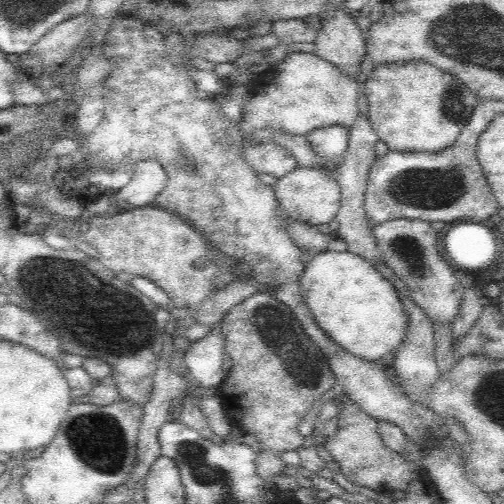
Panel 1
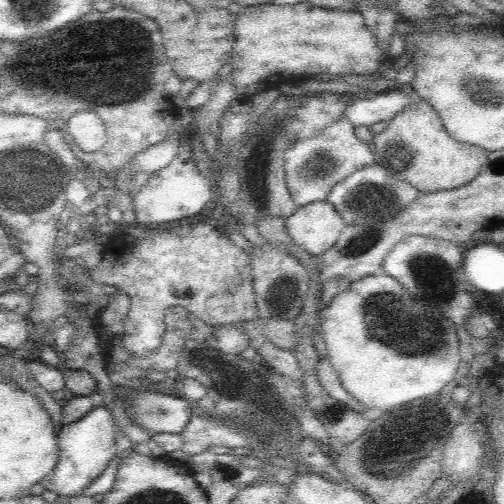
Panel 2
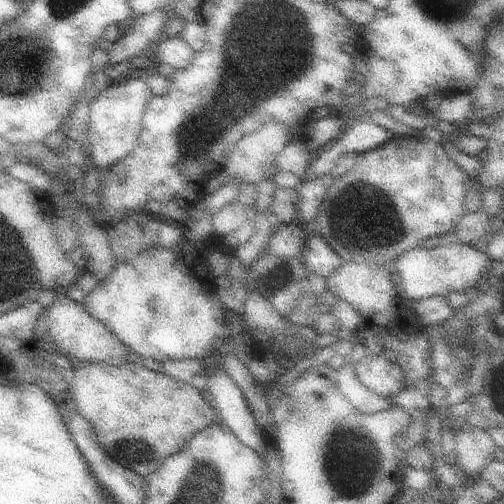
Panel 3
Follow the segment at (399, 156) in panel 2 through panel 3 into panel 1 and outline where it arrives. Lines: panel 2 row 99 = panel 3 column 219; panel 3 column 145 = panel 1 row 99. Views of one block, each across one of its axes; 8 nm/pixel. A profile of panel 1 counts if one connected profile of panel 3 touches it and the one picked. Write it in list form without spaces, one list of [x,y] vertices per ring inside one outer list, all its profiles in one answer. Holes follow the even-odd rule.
[[[394,62],[394,64],[380,64],[372,70],[372,74],[366,80],[366,98],[370,102],[368,120],[382,144],[390,152],[424,152],[424,154],[436,154],[456,144],[460,134],[464,132],[464,126],[468,126],[474,110],[476,110],[476,94],[462,86],[462,82],[428,64],[428,62]]]

